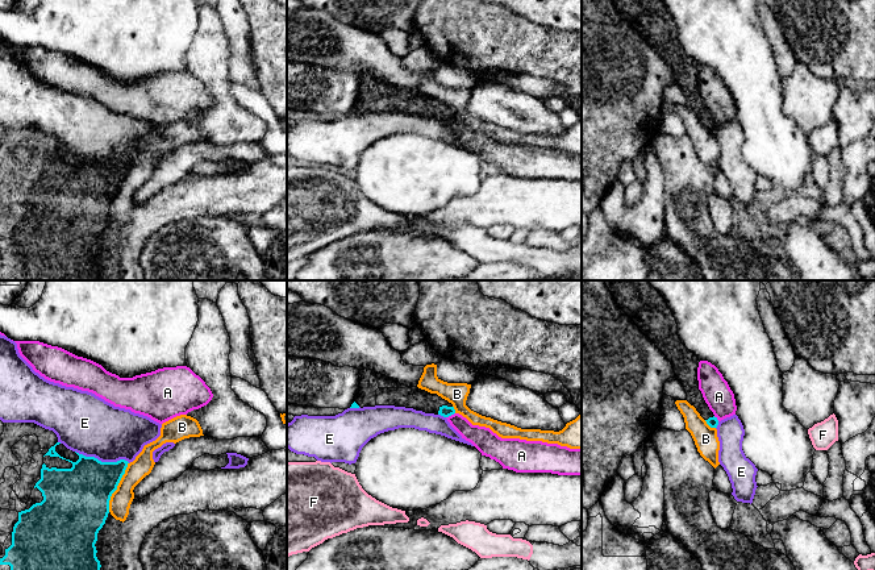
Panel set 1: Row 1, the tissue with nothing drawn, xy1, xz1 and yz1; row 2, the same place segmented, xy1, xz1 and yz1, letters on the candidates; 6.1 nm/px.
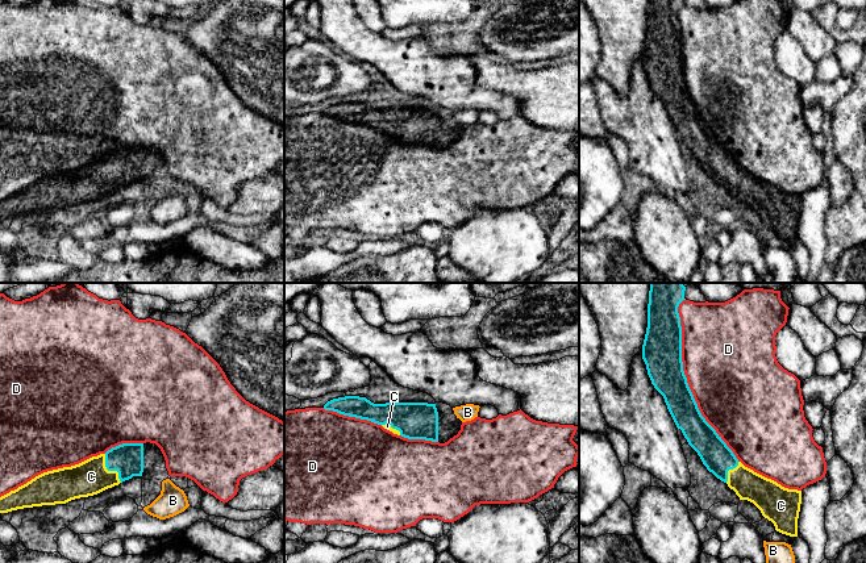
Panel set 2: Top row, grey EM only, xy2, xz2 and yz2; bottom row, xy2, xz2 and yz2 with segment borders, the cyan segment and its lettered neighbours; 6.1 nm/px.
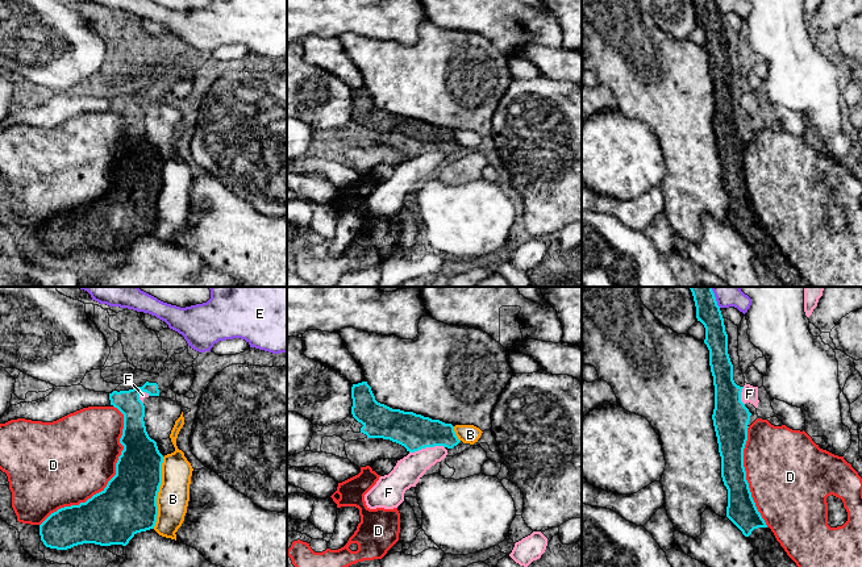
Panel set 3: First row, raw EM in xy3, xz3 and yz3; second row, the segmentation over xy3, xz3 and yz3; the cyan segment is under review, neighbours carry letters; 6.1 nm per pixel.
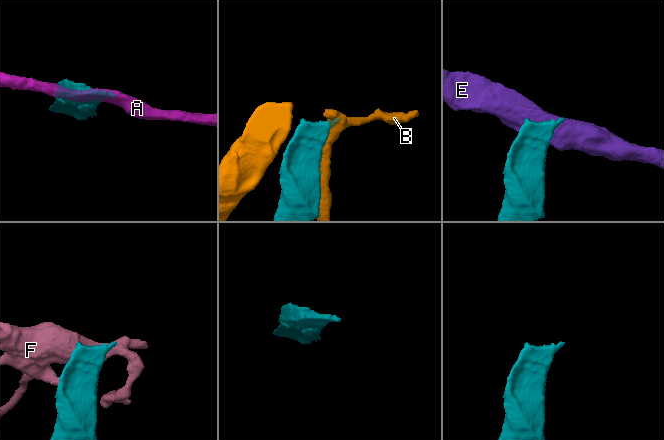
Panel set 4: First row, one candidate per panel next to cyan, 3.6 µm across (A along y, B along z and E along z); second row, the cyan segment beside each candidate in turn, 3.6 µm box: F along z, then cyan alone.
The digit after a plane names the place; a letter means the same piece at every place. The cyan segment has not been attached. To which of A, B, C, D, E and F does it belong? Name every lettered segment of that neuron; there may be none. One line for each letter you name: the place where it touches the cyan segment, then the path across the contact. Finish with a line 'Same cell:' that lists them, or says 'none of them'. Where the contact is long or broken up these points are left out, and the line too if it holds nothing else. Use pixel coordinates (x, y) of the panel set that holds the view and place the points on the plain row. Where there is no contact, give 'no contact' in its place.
C: xy2 (109, 175)
Same cell: C

